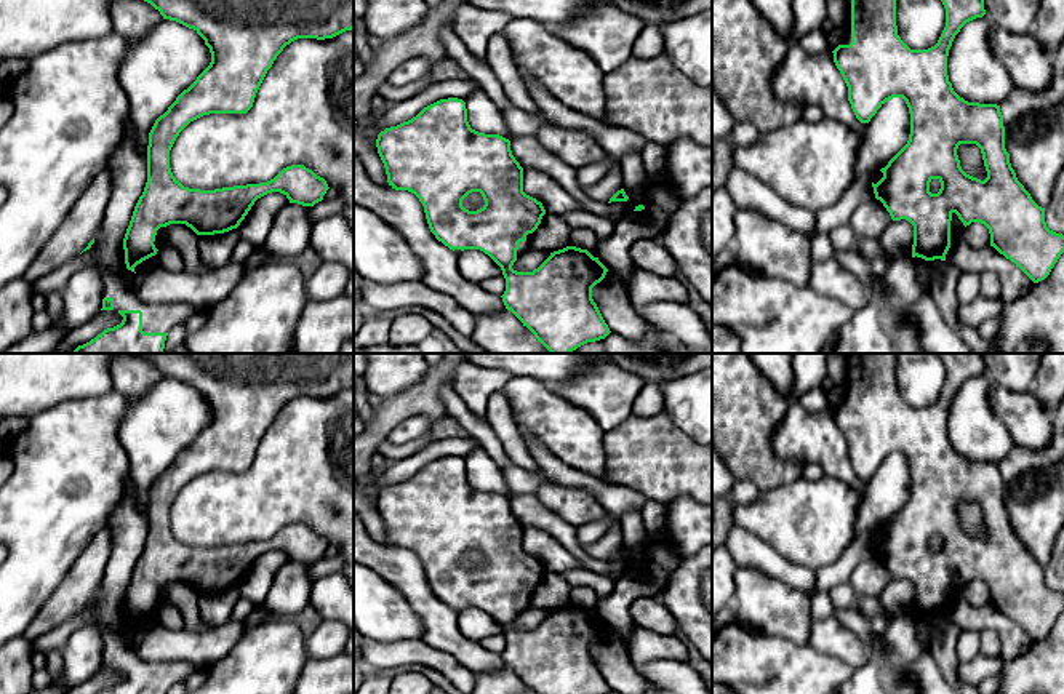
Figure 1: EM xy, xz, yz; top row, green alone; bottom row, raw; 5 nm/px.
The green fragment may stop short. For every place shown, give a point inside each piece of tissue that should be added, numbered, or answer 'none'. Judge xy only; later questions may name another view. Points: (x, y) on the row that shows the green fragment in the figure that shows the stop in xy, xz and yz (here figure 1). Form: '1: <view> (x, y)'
1: xy (156, 317)

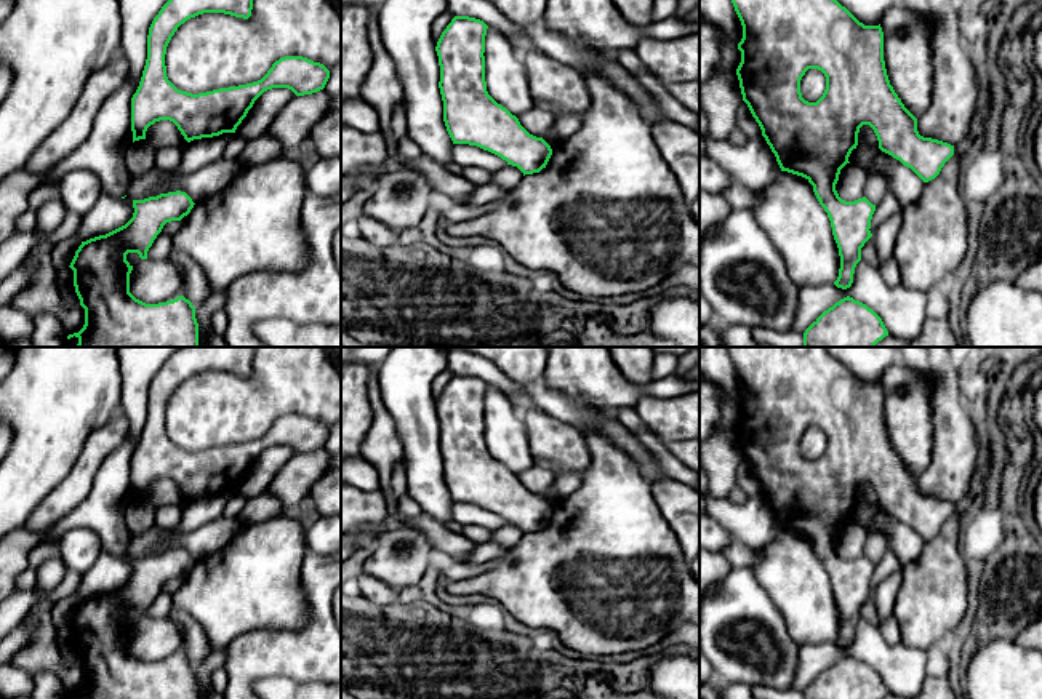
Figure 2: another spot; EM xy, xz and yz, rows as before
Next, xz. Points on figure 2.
none

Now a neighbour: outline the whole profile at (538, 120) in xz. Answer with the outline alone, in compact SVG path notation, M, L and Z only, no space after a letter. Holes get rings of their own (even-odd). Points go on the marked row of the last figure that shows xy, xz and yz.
M539 106L519 117L520 125L536 138L543 138L552 128L554 120L554 114Z

